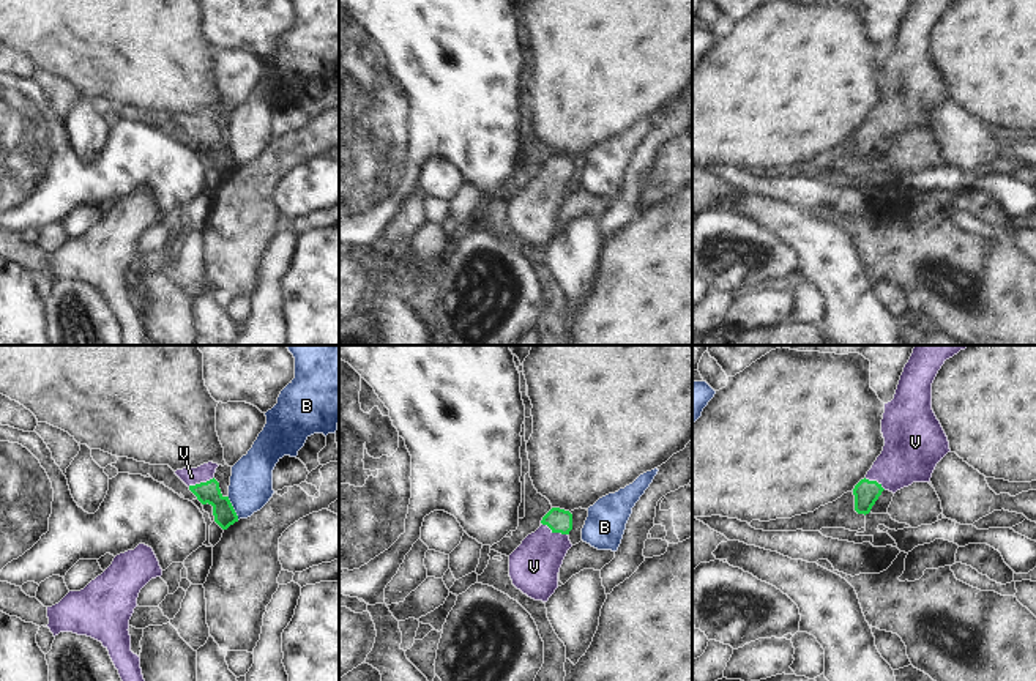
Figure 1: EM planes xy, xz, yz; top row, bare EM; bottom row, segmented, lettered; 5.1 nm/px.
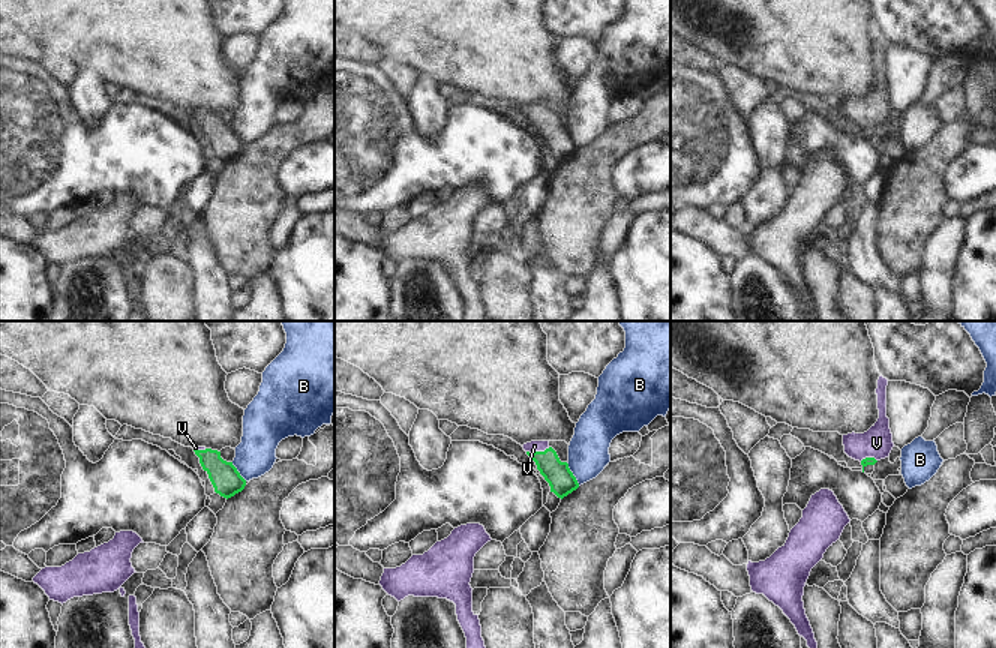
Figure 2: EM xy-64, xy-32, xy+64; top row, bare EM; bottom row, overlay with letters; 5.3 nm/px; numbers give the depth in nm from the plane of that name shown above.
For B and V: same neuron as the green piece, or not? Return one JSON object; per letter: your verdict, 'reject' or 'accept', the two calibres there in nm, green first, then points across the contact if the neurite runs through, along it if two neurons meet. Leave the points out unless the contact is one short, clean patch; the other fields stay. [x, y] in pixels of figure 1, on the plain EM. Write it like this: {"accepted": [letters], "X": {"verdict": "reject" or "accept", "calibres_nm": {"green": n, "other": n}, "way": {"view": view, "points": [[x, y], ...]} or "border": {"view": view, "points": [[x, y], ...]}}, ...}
{"accepted": ["V"], "B": {"verdict": "reject", "calibres_nm": {"green": 110, "other": 220}, "border": {"view": "xy", "points": [[227, 144], [238, 166]]}}, "V": {"verdict": "accept", "calibres_nm": {"green": 120, "other": 260}, "way": {"view": "xz", "points": [[558, 167], [554, 178], [551, 189], [533, 213]]}}}

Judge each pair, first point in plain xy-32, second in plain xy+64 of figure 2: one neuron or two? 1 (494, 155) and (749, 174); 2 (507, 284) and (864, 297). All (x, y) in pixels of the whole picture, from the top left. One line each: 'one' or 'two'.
1: one
2: one

